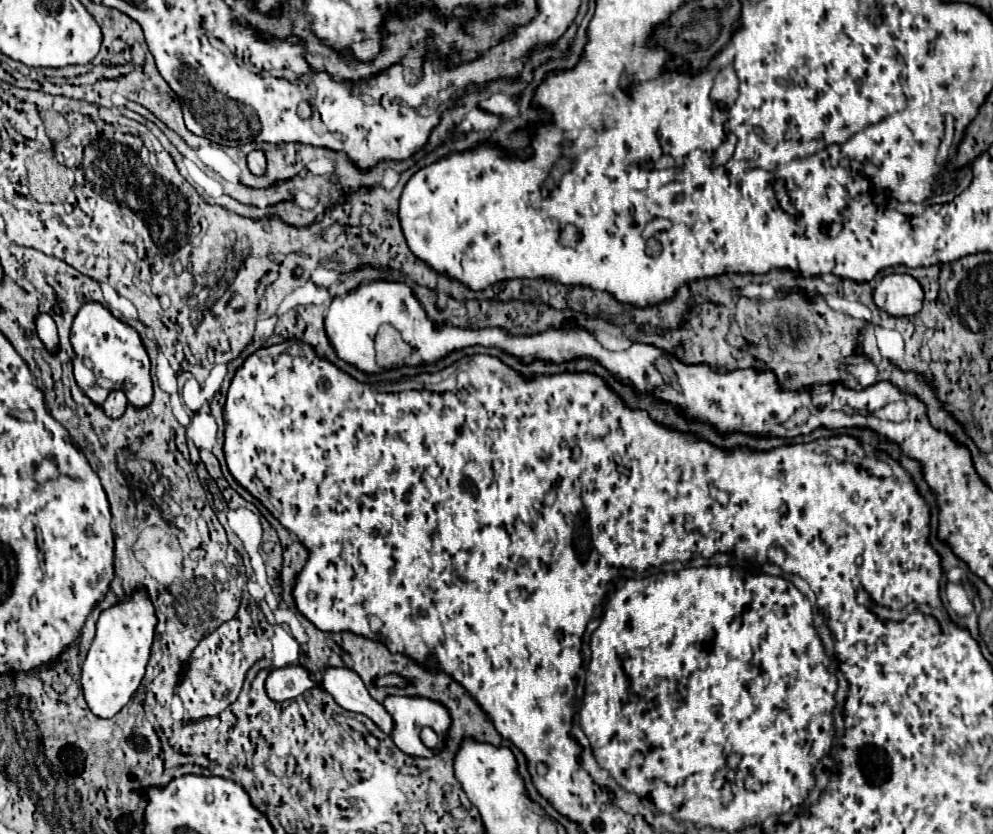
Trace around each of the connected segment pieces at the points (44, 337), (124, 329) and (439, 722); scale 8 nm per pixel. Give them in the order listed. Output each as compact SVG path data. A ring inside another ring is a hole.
M38 315L36 331L38 331L38 337L44 343L44 347L48 351L56 353L56 347L58 347L58 329L56 329L54 319L50 315Z
M86 303L74 323L70 341L74 347L74 377L78 387L96 403L102 405L108 391L120 389L134 407L144 407L152 401L150 359L142 345L140 335L120 319L116 319L102 303ZM110 387L110 389L108 389Z
M386 697L382 705L396 723L390 735L396 747L412 757L432 757L434 751L420 741L420 725L428 725L438 735L444 735L450 727L446 707L424 697Z

